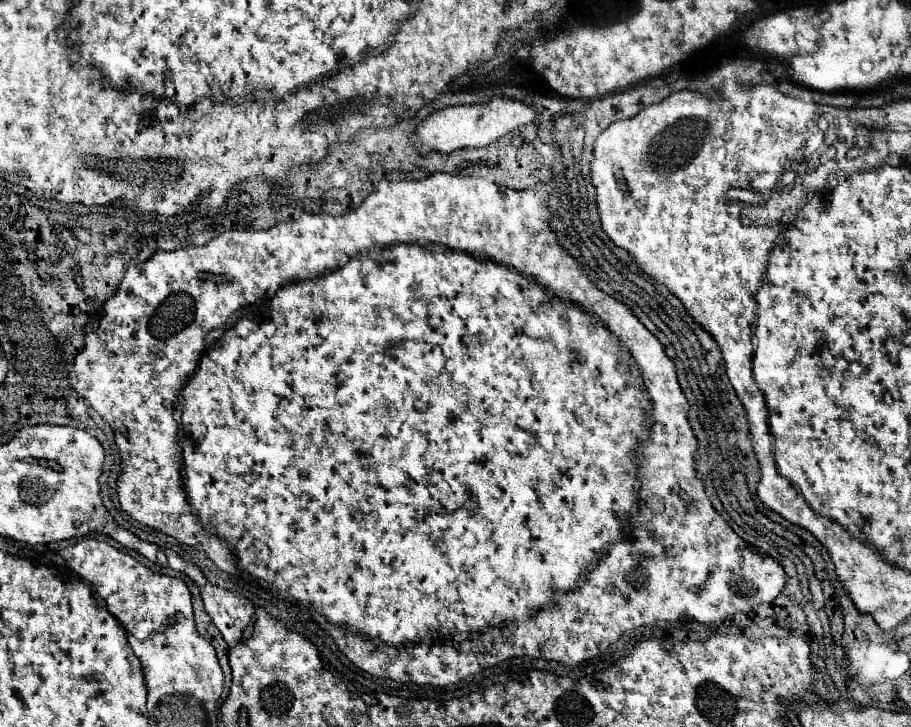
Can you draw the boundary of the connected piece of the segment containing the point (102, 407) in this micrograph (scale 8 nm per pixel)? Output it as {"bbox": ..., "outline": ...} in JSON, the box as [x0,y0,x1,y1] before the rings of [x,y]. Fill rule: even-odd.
{"bbox":[74,172,786,688],"outline":[[[438,172],[438,174],[432,174],[432,176],[428,176],[428,178],[426,178],[426,180],[418,180],[418,182],[404,182],[404,180],[400,180],[400,182],[380,182],[380,186],[378,186],[378,188],[376,188],[376,190],[374,190],[374,192],[372,192],[372,194],[370,194],[370,196],[368,196],[368,198],[366,198],[366,200],[364,200],[364,204],[362,204],[362,206],[360,206],[360,208],[356,208],[356,210],[354,210],[354,212],[348,212],[348,214],[344,214],[344,216],[330,216],[330,214],[302,214],[302,216],[300,216],[300,218],[298,218],[298,220],[292,220],[292,222],[278,222],[278,224],[276,224],[276,226],[272,226],[272,228],[268,228],[268,230],[230,230],[230,232],[224,232],[224,234],[220,234],[220,236],[218,236],[218,238],[212,238],[212,240],[210,240],[210,242],[208,242],[208,244],[204,244],[204,246],[192,246],[192,248],[184,248],[184,250],[176,250],[176,252],[156,252],[156,254],[154,254],[154,256],[152,256],[152,258],[150,258],[150,260],[146,260],[146,262],[144,262],[144,264],[142,264],[142,266],[134,266],[134,268],[130,268],[130,270],[126,270],[126,274],[124,274],[124,278],[122,278],[122,284],[120,284],[120,288],[118,288],[118,292],[116,292],[116,294],[114,294],[114,296],[112,296],[112,298],[110,298],[110,300],[108,300],[108,302],[106,302],[106,304],[104,304],[104,314],[102,314],[102,316],[100,316],[100,318],[98,318],[98,320],[92,320],[92,322],[90,322],[90,324],[88,324],[88,326],[86,326],[86,338],[84,338],[84,342],[86,342],[86,344],[84,344],[84,350],[82,350],[82,352],[78,352],[78,354],[76,354],[76,358],[74,358],[74,366],[76,366],[76,374],[78,374],[78,384],[76,384],[76,392],[78,392],[78,394],[80,394],[80,396],[82,396],[82,398],[84,398],[84,400],[86,400],[86,402],[88,402],[88,404],[90,404],[90,406],[92,406],[92,408],[94,408],[94,410],[96,410],[96,412],[98,412],[98,414],[100,414],[100,416],[102,416],[102,418],[104,418],[104,420],[106,420],[106,422],[108,422],[108,424],[110,424],[110,426],[112,426],[112,430],[114,430],[114,442],[116,442],[116,446],[118,446],[118,450],[120,450],[120,456],[122,456],[122,466],[124,466],[124,468],[122,468],[122,476],[120,476],[120,478],[118,478],[118,498],[120,498],[120,506],[122,506],[122,510],[124,510],[124,512],[126,512],[126,514],[130,514],[130,516],[132,516],[132,518],[134,518],[134,520],[138,520],[138,522],[142,522],[142,524],[146,524],[146,526],[150,526],[150,528],[156,528],[156,530],[160,530],[160,532],[164,532],[164,534],[168,534],[168,536],[174,536],[174,538],[176,538],[176,540],[180,540],[180,542],[184,542],[184,544],[190,544],[190,546],[194,546],[194,548],[198,548],[198,550],[204,550],[204,552],[206,552],[206,554],[208,554],[208,558],[210,558],[210,560],[212,560],[212,562],[214,562],[214,564],[216,564],[216,566],[218,566],[218,568],[220,568],[220,570],[224,570],[224,572],[228,572],[228,574],[238,574],[238,569],[239,569],[239,570],[246,570],[246,572],[248,572],[248,574],[252,574],[252,576],[253,576],[253,577],[254,577],[254,578],[255,578],[255,579],[256,579],[256,580],[258,580],[258,581],[259,581],[259,582],[260,582],[260,583],[262,583],[262,584],[263,584],[263,585],[266,585],[266,587],[269,587],[269,588],[272,588],[272,589],[273,589],[273,588],[274,588],[274,589],[276,589],[276,590],[280,590],[280,594],[282,594],[282,595],[284,595],[284,596],[292,596],[292,598],[296,598],[296,600],[302,600],[302,602],[310,602],[310,604],[312,604],[312,606],[316,606],[316,608],[320,608],[320,610],[322,610],[322,612],[324,612],[324,616],[326,616],[326,618],[328,618],[328,620],[330,620],[330,622],[334,622],[334,624],[340,624],[340,626],[346,626],[346,628],[350,628],[350,630],[354,630],[354,632],[358,632],[358,634],[352,634],[352,632],[350,632],[350,630],[340,630],[340,626],[332,626],[332,624],[330,624],[330,626],[328,626],[328,632],[330,632],[330,636],[332,636],[332,638],[334,638],[334,640],[336,640],[336,644],[338,644],[338,648],[340,648],[340,650],[342,650],[342,652],[344,652],[344,654],[346,654],[346,656],[348,656],[348,658],[350,658],[350,660],[352,660],[352,662],[354,662],[354,664],[356,664],[356,666],[358,666],[358,668],[360,668],[360,670],[364,670],[364,672],[368,672],[368,674],[372,674],[372,676],[380,676],[380,678],[385,678],[385,679],[390,679],[390,680],[396,680],[396,682],[406,682],[406,684],[416,684],[416,685],[430,685],[430,686],[433,686],[433,687],[437,687],[437,688],[444,688],[444,686],[448,686],[448,684],[454,684],[454,682],[460,682],[460,680],[464,680],[464,678],[466,678],[466,676],[470,676],[470,674],[474,674],[474,672],[480,672],[480,670],[484,670],[484,668],[490,668],[490,666],[496,666],[496,664],[502,664],[502,662],[506,662],[506,660],[512,660],[512,658],[520,658],[520,656],[521,656],[521,657],[523,657],[523,656],[527,656],[527,657],[531,657],[531,658],[544,658],[544,660],[554,660],[554,662],[560,662],[560,664],[572,664],[572,662],[582,662],[582,660],[589,660],[589,659],[592,659],[592,658],[594,658],[594,656],[598,656],[598,654],[600,654],[600,652],[604,652],[604,650],[606,650],[606,648],[608,648],[608,646],[610,646],[610,644],[612,644],[612,642],[616,642],[616,640],[618,640],[618,638],[620,638],[620,636],[622,636],[622,634],[624,634],[624,632],[628,632],[628,630],[634,630],[634,628],[638,628],[638,626],[644,626],[644,624],[652,624],[652,622],[662,622],[662,620],[678,620],[678,618],[686,618],[686,620],[696,620],[696,622],[704,622],[704,624],[712,624],[712,622],[718,622],[718,620],[722,620],[722,618],[726,618],[726,616],[732,616],[732,614],[736,614],[736,612],[742,612],[742,610],[750,610],[750,608],[756,608],[756,606],[760,606],[760,604],[764,604],[764,602],[772,602],[772,600],[774,600],[774,598],[776,598],[776,596],[778,596],[778,594],[780,594],[780,590],[782,590],[782,588],[784,588],[784,582],[786,582],[786,572],[784,572],[784,568],[782,568],[782,566],[780,566],[780,564],[778,564],[778,562],[776,562],[776,560],[772,560],[772,558],[770,558],[770,556],[766,556],[766,554],[762,554],[762,552],[758,552],[758,550],[756,550],[756,548],[754,548],[754,546],[748,546],[748,544],[746,544],[746,542],[742,542],[742,538],[738,538],[738,536],[736,536],[736,534],[734,534],[734,530],[732,530],[732,528],[730,528],[730,526],[728,526],[728,524],[726,524],[726,522],[724,522],[724,520],[722,520],[722,518],[720,518],[720,514],[718,514],[718,512],[716,512],[716,510],[714,510],[714,508],[712,508],[712,504],[710,504],[710,500],[708,500],[708,496],[706,496],[706,492],[704,492],[704,488],[702,488],[702,480],[700,480],[700,478],[698,478],[698,476],[696,476],[696,470],[694,470],[694,452],[696,452],[696,448],[698,448],[698,442],[696,442],[696,438],[694,438],[694,432],[692,432],[692,428],[690,428],[690,424],[688,424],[688,400],[686,400],[686,396],[684,396],[684,394],[682,394],[682,390],[680,390],[680,386],[678,386],[678,380],[676,380],[676,368],[674,368],[674,364],[672,364],[672,360],[670,360],[670,358],[668,358],[668,356],[666,356],[666,352],[664,352],[664,346],[662,346],[662,344],[660,344],[660,342],[658,342],[658,340],[656,340],[656,338],[654,338],[654,336],[652,336],[652,334],[650,334],[650,332],[648,332],[648,330],[646,330],[646,328],[644,328],[644,326],[642,326],[642,324],[640,324],[640,320],[638,320],[638,318],[636,318],[636,316],[634,316],[634,314],[632,314],[632,312],[630,312],[630,310],[628,310],[628,308],[626,308],[626,306],[624,306],[624,304],[620,304],[620,302],[616,302],[616,300],[614,300],[614,298],[610,298],[610,296],[606,296],[606,294],[604,294],[604,292],[600,292],[600,290],[598,290],[598,288],[596,288],[596,286],[594,286],[594,284],[592,284],[592,282],[590,282],[590,280],[588,280],[588,278],[586,278],[586,276],[584,276],[584,274],[582,274],[582,268],[580,268],[580,266],[578,266],[578,264],[576,264],[576,260],[574,260],[574,258],[572,258],[572,256],[568,256],[568,254],[566,254],[566,252],[564,252],[564,250],[562,250],[562,248],[560,248],[560,244],[558,244],[558,240],[556,240],[556,234],[554,234],[554,232],[552,232],[552,230],[550,230],[550,226],[548,226],[548,210],[546,210],[546,204],[544,204],[544,198],[546,198],[546,196],[544,196],[544,192],[520,192],[520,190],[510,190],[510,188],[500,188],[500,186],[496,186],[496,184],[494,184],[494,182],[490,182],[490,180],[486,180],[486,178],[472,178],[472,176],[460,176],[460,174],[442,174],[442,172]],[[418,242],[428,242],[428,244],[442,244],[442,246],[446,246],[446,248],[448,248],[448,250],[438,250],[438,252],[436,252],[436,250],[434,250],[434,252],[432,252],[432,250],[426,250],[426,248],[422,248],[422,246],[418,246]],[[274,292],[276,292],[276,296],[274,296],[274,298],[272,298],[272,300],[268,300],[268,302],[262,302],[262,304],[258,304],[258,306],[254,306],[254,308],[252,308],[252,310],[250,310],[250,312],[248,312],[248,314],[246,314],[246,316],[242,316],[242,318],[240,318],[240,320],[238,320],[238,322],[236,322],[236,324],[234,324],[234,326],[232,326],[232,328],[230,328],[230,330],[226,330],[226,332],[224,332],[224,336],[222,336],[222,338],[220,338],[220,340],[218,340],[218,342],[216,342],[216,344],[214,344],[214,346],[212,346],[212,348],[210,348],[210,350],[206,350],[206,348],[208,348],[208,344],[206,344],[206,336],[208,336],[208,334],[210,334],[210,332],[212,332],[212,330],[218,330],[218,328],[224,328],[224,326],[226,326],[226,322],[228,322],[228,318],[230,318],[230,316],[232,316],[232,314],[234,314],[234,312],[236,312],[236,310],[240,310],[240,308],[244,308],[244,306],[250,306],[250,304],[254,304],[254,302],[258,302],[258,300],[260,300],[260,298],[264,298],[264,296],[272,296],[272,294],[274,294]],[[590,314],[596,314],[596,316],[598,316],[598,320],[600,320],[600,322],[602,322],[602,324],[606,324],[606,328],[604,328],[604,326],[602,326],[602,324],[600,324],[600,322],[598,322],[598,320],[594,320],[594,318],[592,318],[592,316],[590,316]],[[616,338],[618,338],[618,340],[620,340],[620,342],[622,342],[622,348],[624,348],[624,354],[626,354],[626,356],[630,356],[630,358],[632,358],[632,360],[634,360],[634,362],[636,362],[636,370],[638,370],[638,372],[640,372],[640,376],[642,376],[642,380],[640,380],[640,378],[638,378],[638,376],[636,376],[636,374],[632,374],[632,362],[630,362],[630,360],[628,360],[628,358],[626,358],[626,356],[622,356],[622,352],[620,352],[620,342],[618,342],[618,340],[616,340]],[[640,386],[642,386],[642,388],[644,388],[644,390],[646,390],[646,392],[648,392],[648,400],[650,400],[650,402],[652,402],[652,404],[650,404],[650,408],[648,408],[648,418],[646,418],[646,410],[644,410],[644,408],[642,408],[642,406],[648,406],[648,400],[646,400],[646,392],[644,392],[644,390],[642,390],[642,388],[640,388]],[[179,402],[182,402],[182,406],[184,406],[184,414],[182,414],[182,430],[184,430],[184,442],[182,442],[182,458],[180,458],[180,444],[178,444],[178,442],[180,442],[180,436],[178,436],[178,424],[176,424],[176,422],[174,422],[174,420],[172,420],[172,414],[174,414],[174,406],[177,406],[177,404],[179,404]],[[648,420],[650,420],[650,424],[652,424],[652,426],[654,426],[654,430],[652,430],[652,432],[650,432],[650,434],[648,434],[648,428],[650,428],[650,426],[648,426]],[[182,460],[184,460],[184,476],[186,476],[186,484],[184,484],[184,488],[186,488],[186,490],[184,490],[184,488],[182,488],[182,474],[180,474],[180,470],[182,470]],[[684,498],[692,498],[692,506],[690,506],[690,504],[688,504],[688,502],[686,502],[686,500],[684,500]],[[498,618],[512,618],[512,620],[520,620],[520,622],[515,622],[515,621],[510,621],[510,620],[506,620],[506,621],[504,621],[504,622],[503,622],[503,623],[501,623],[501,624],[500,624],[500,625],[498,625]],[[365,636],[370,636],[370,638],[380,638],[380,640],[382,640],[382,642],[380,642],[380,644],[378,644],[378,646],[376,646],[376,644],[372,644],[372,640],[370,640],[370,639],[369,639],[369,640],[368,640],[368,638],[367,638],[367,637],[365,637]]]}

